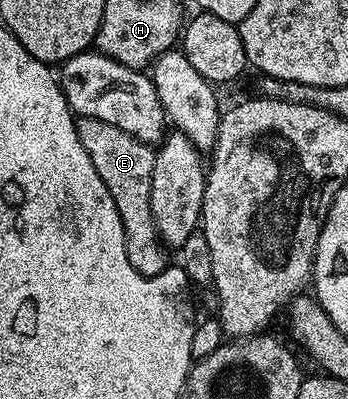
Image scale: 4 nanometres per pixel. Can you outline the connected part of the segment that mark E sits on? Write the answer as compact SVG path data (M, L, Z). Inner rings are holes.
M78 117L76 124L78 138L84 151L88 151L88 159L92 159L92 167L96 167L96 175L104 179L104 187L108 187L120 211L128 263L132 263L134 270L145 277L160 275L168 268L168 253L158 239L156 223L152 219L152 163L155 150L140 143L140 139L128 135L128 131L120 131L120 127L100 119Z

